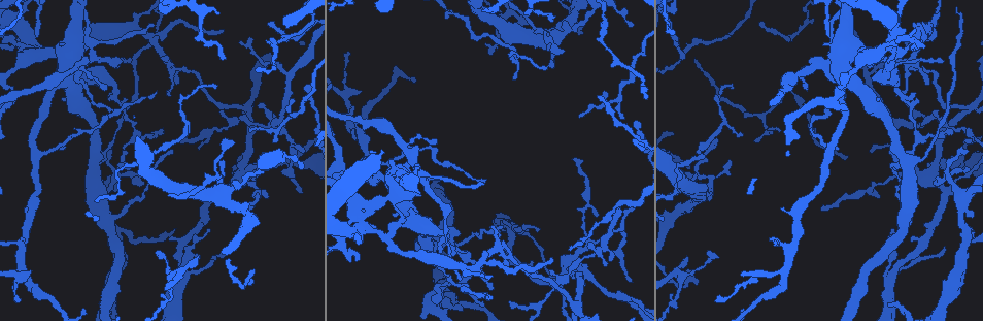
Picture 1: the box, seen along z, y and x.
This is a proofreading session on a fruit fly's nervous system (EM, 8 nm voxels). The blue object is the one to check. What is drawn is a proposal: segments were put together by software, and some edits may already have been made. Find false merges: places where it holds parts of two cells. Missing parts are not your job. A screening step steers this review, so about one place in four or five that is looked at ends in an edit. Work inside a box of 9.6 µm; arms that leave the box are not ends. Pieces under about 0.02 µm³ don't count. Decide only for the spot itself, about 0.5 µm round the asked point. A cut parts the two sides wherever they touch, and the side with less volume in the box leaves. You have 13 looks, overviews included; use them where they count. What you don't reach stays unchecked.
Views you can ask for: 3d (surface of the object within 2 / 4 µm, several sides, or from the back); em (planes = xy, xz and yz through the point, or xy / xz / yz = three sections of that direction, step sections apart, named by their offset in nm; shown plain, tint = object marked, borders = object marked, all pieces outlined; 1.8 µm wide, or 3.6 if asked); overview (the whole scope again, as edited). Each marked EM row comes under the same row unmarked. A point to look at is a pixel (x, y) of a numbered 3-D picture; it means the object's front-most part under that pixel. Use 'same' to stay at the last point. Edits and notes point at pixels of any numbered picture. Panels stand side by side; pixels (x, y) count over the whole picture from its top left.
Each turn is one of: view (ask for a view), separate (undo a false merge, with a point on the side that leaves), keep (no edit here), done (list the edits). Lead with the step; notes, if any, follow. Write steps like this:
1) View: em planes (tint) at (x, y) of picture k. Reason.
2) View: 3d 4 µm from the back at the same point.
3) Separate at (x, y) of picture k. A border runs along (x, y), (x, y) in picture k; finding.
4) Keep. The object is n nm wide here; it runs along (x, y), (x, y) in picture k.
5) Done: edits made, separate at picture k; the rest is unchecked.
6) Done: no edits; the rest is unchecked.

View: 3d 2 µm at (573, 305) of picture 1. Three arms meet.

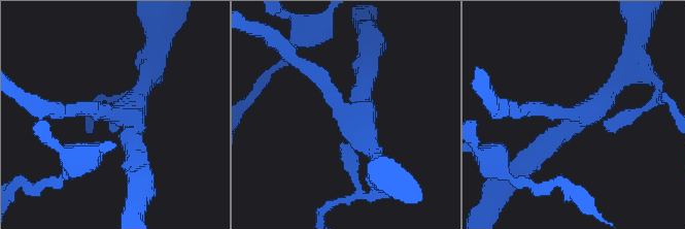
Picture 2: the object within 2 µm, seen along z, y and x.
View: em planes (tint) at (574, 115) of picture 2. 3 arms meet here.

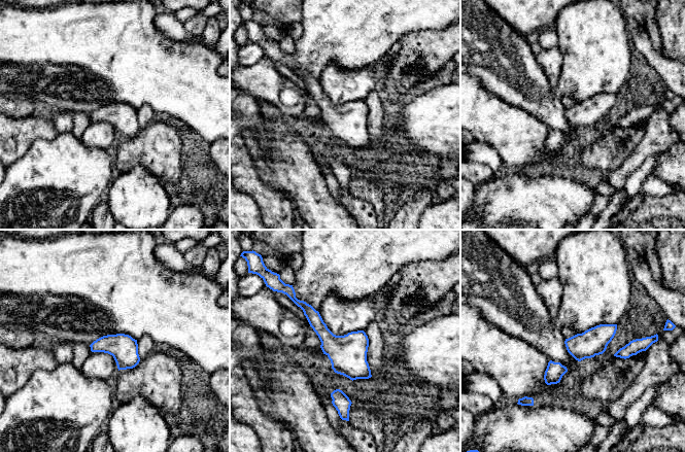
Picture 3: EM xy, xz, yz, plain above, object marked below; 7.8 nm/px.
Keep. The object is 220 nm wide here; one cell here.

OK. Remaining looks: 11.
View: 3d 2 µm at (961, 159) of picture 1. Two arms in line, one across.

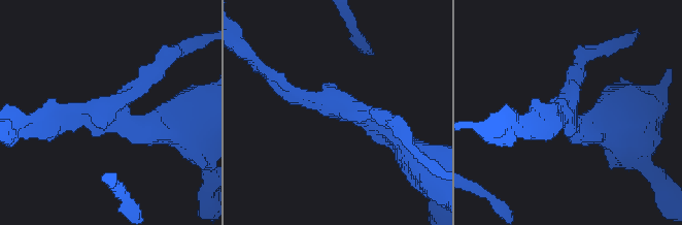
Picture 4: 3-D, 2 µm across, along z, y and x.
View: em planes (borders) at (342, 108) of picture 4. Shape alone is not enough.

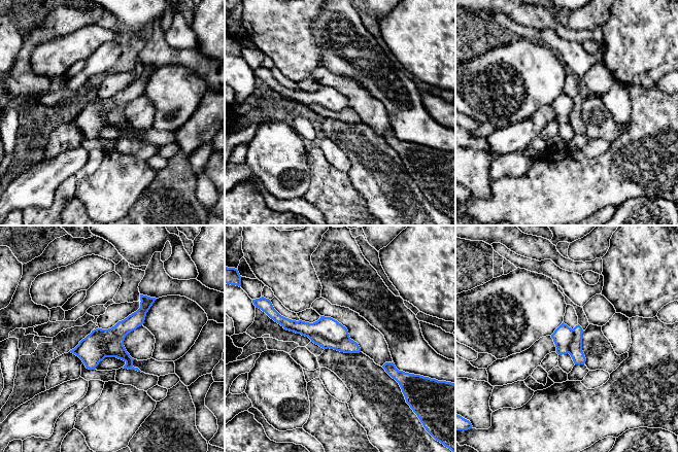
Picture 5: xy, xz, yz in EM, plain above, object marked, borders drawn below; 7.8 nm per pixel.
Separate at (327, 327) of picture 5. Two cells meet here.

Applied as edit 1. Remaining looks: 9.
View: em planes (tint) at (150, 37) of picture 1.

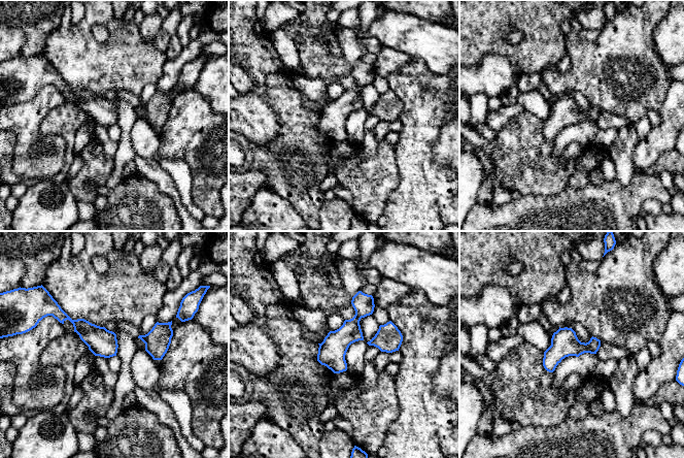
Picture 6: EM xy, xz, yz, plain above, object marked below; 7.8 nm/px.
Keep. It runs along (369, 297), (336, 345), (336, 370) in picture 6; one cell here.

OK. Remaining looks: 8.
Done: edits made, separate at picture 5; the rest is unchecked.

